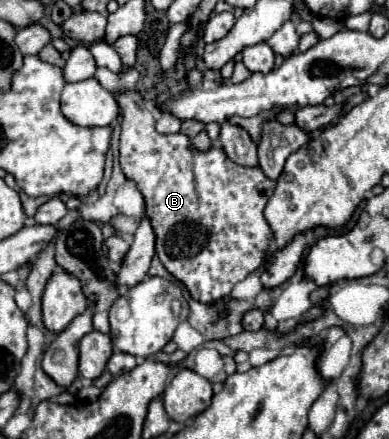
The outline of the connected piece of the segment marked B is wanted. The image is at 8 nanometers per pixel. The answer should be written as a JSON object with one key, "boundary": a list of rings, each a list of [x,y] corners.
{"boundary":[[[123,90],[113,92],[113,96],[123,116],[121,168],[127,178],[137,182],[137,188],[145,198],[147,216],[151,218],[157,236],[157,256],[161,264],[185,284],[193,300],[211,304],[221,298],[227,298],[233,290],[233,284],[245,280],[251,272],[263,266],[267,250],[271,248],[271,228],[263,216],[263,208],[275,190],[275,182],[269,180],[259,166],[245,168],[233,164],[221,148],[199,152],[191,146],[191,140],[181,132],[169,136],[159,134],[155,130],[153,112],[147,110],[141,92]]]}

